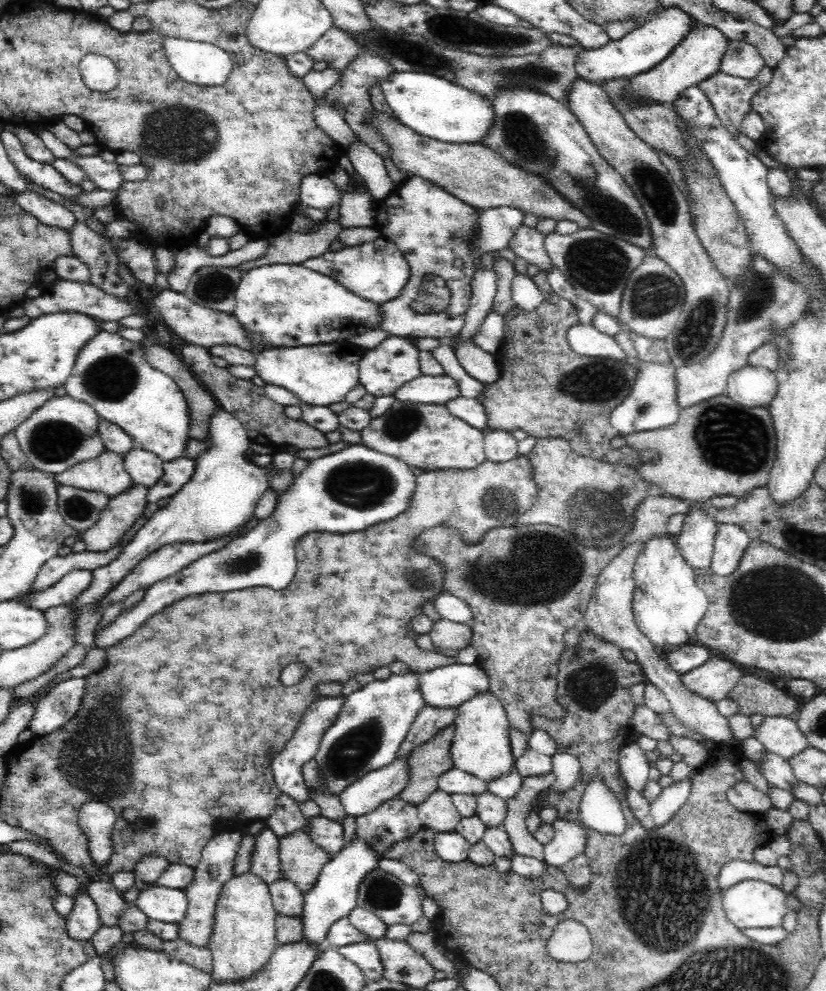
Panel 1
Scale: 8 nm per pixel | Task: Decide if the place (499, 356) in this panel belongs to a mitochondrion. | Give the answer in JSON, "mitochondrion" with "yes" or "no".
{"mitochondrion":"no"}

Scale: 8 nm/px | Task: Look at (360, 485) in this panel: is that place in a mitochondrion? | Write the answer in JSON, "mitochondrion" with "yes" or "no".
{"mitochondrion":"yes"}

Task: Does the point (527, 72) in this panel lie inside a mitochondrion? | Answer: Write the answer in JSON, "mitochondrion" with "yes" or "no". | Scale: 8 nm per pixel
{"mitochondrion":"yes"}

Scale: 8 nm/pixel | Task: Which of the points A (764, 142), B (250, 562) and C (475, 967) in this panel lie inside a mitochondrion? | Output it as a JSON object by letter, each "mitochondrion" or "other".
{"A":"other","B":"mitochondrion","C":"other"}

